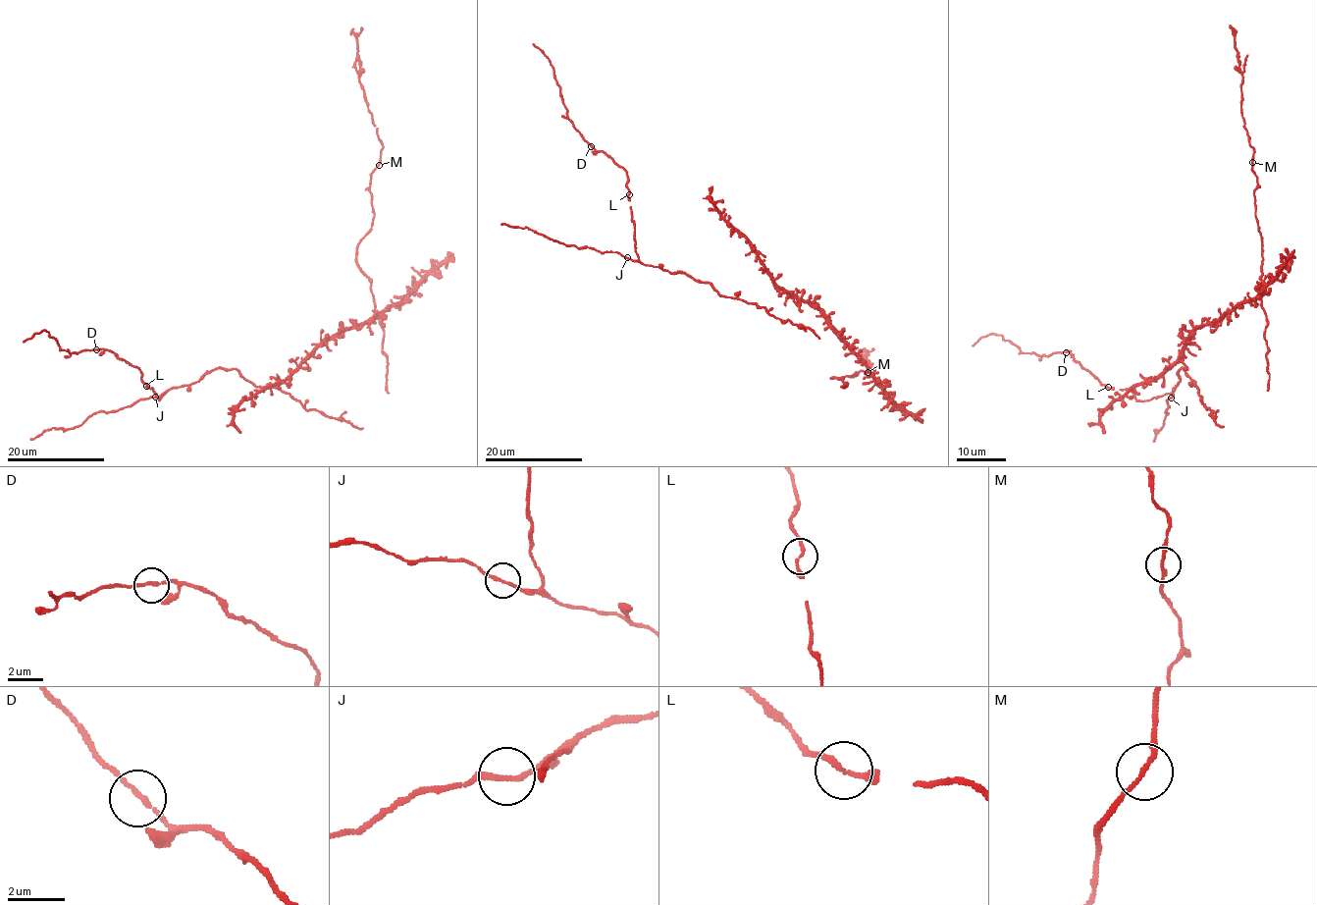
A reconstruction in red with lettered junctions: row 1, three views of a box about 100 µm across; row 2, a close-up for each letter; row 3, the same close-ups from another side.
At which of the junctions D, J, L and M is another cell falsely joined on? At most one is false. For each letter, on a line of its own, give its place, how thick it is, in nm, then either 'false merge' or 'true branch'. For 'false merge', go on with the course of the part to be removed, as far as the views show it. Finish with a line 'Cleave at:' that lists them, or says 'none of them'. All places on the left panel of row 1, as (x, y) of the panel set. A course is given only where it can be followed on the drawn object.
D: at (96, 349); 160 nm thick; true branch
J: at (155, 397); 160 nm thick; true branch
L: at (146, 386); 170 nm thick; true branch
M: at (379, 165); 170 nm thick; true branch
Cleave at: none of them

